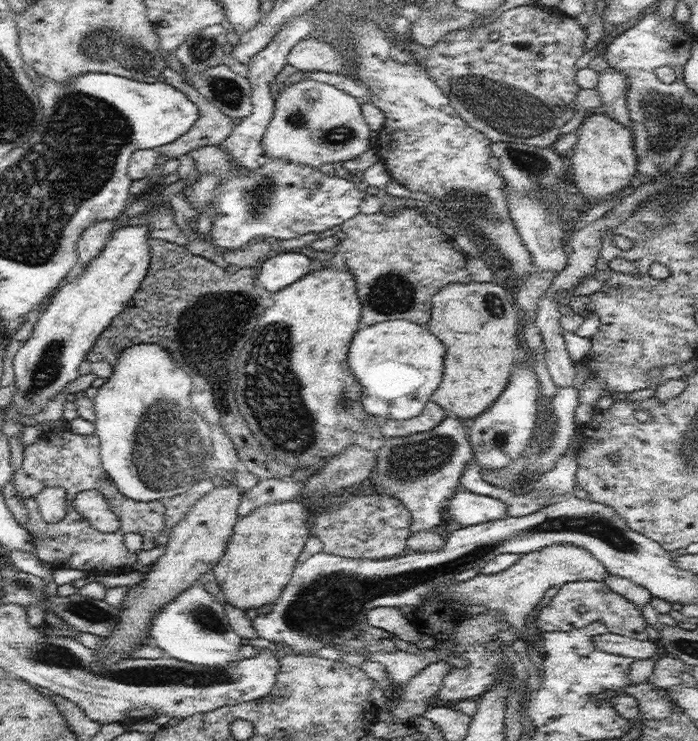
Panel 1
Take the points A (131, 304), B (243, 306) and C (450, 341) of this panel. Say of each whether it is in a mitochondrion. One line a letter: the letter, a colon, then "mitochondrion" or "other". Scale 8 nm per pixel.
A: other
B: mitochondrion
C: other

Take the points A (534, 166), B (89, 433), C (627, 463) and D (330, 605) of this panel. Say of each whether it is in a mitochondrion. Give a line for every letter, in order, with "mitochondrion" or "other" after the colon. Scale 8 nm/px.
A: mitochondrion
B: other
C: other
D: mitochondrion

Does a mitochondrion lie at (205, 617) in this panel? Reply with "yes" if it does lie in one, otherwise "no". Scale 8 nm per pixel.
yes

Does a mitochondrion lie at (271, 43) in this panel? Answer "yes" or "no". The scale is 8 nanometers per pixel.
no

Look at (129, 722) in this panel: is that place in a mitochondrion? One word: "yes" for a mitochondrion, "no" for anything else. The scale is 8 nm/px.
no

